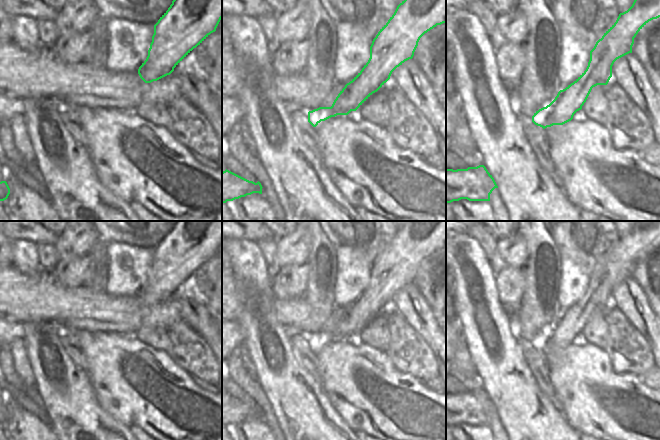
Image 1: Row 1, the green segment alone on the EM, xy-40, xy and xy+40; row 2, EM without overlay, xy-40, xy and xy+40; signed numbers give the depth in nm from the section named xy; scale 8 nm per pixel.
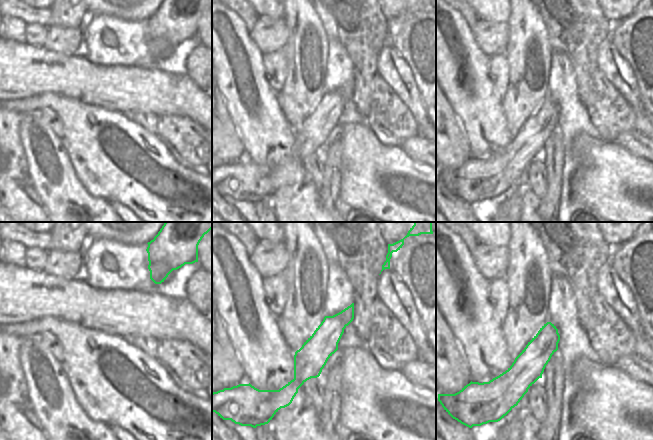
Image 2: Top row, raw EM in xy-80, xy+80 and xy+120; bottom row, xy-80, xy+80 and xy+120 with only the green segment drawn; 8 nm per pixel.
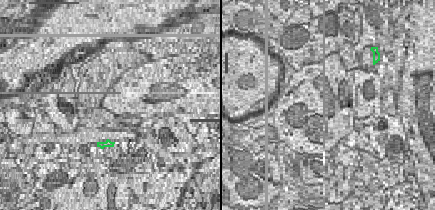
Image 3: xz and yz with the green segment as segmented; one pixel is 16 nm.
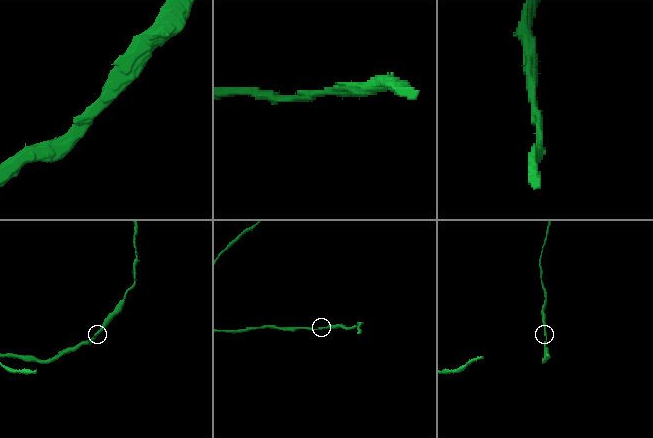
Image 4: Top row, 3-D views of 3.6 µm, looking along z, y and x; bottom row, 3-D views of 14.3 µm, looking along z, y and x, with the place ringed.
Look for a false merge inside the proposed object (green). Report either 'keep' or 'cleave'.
keep

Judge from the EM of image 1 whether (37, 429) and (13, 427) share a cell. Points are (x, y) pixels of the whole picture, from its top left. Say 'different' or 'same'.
same

